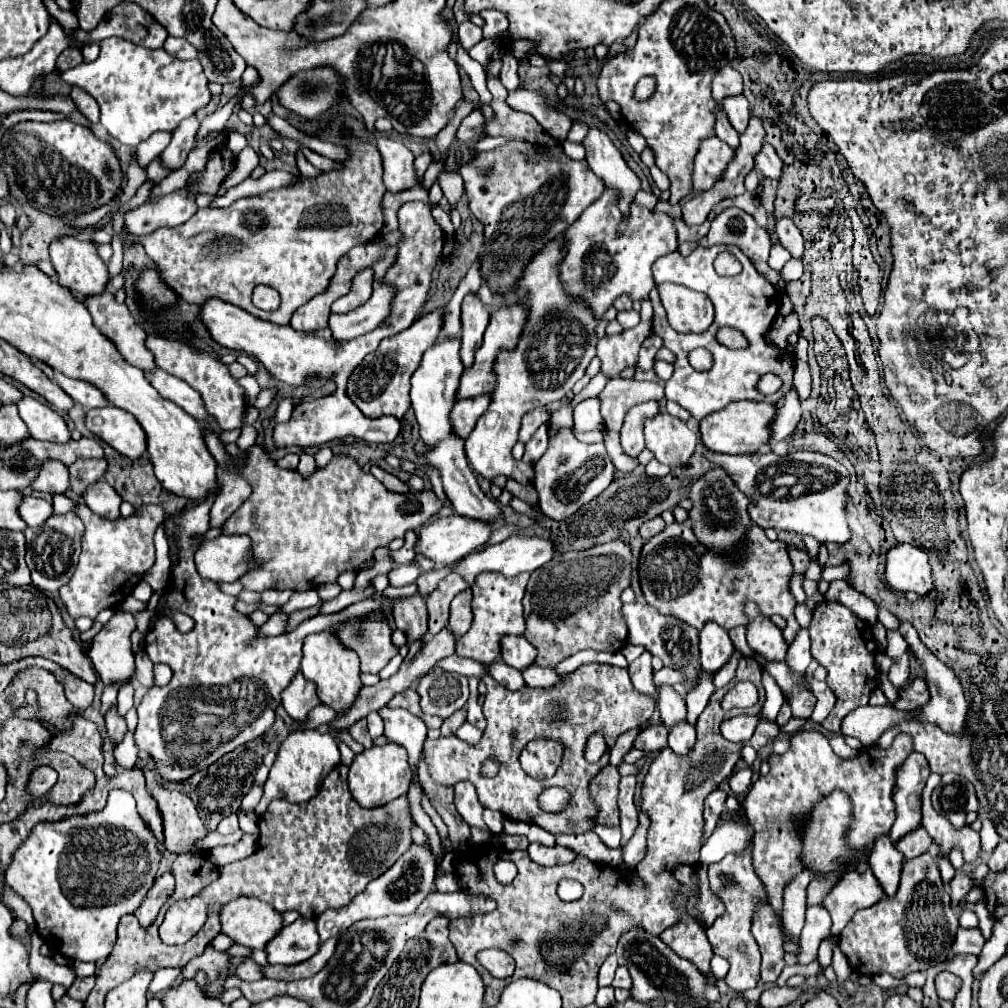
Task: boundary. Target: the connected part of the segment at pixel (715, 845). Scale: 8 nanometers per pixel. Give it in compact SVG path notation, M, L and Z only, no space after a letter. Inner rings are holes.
M719 822L713 836L703 844L701 848L701 864L711 864L711 862L719 862L727 852L739 852L743 850L749 840L753 836L751 826L741 826L735 822Z

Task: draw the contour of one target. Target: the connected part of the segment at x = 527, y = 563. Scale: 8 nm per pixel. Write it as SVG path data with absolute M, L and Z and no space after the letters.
M511 536L499 544L493 544L493 546L487 546L485 550L481 552L475 552L475 554L467 554L465 558L457 560L451 570L457 572L469 586L475 584L477 576L483 574L483 572L499 572L507 578L513 578L513 576L519 576L523 572L530 572L543 566L545 562L551 560L555 548L549 540L541 540L541 538L533 538L533 536Z

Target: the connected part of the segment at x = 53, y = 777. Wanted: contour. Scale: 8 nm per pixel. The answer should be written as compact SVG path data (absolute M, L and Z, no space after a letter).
M39 766L31 772L27 782L29 794L49 794L57 782L57 772L51 766Z

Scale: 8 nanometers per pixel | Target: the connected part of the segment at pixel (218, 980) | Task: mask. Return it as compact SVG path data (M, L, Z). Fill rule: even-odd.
M211 946L199 956L193 958L185 968L183 968L183 976L185 978L193 978L197 970L205 970L209 976L209 986L203 988L209 996L217 996L223 988L223 978L227 976L227 960L229 956L225 952L215 952Z

